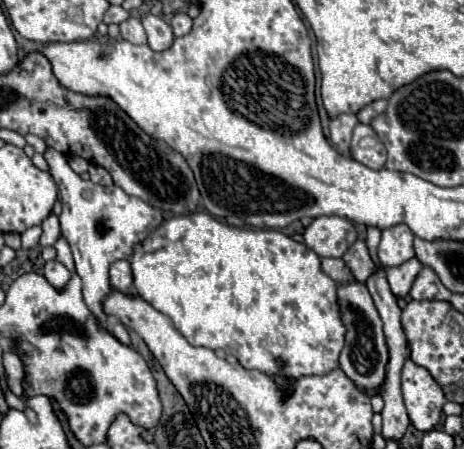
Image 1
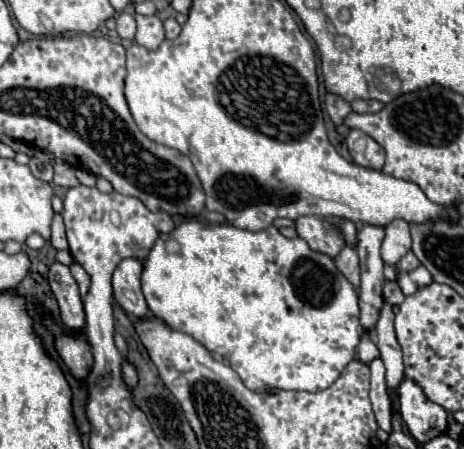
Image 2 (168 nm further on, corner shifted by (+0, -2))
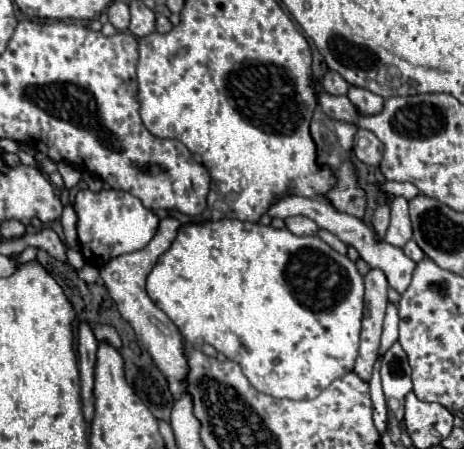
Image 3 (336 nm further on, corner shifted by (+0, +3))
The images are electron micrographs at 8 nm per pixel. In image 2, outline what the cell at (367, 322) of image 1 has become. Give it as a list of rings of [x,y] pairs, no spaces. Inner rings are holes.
[[[367,330],[361,332],[361,342],[357,346],[357,360],[363,364],[371,364],[375,358],[379,358],[379,350],[377,344],[373,342],[371,334]]]

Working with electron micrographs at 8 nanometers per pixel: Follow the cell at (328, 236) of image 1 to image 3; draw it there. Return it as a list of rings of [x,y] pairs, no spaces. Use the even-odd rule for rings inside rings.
[[[287,217],[285,219],[285,227],[293,235],[317,235],[317,231],[319,231],[317,223],[307,219],[307,217]]]

